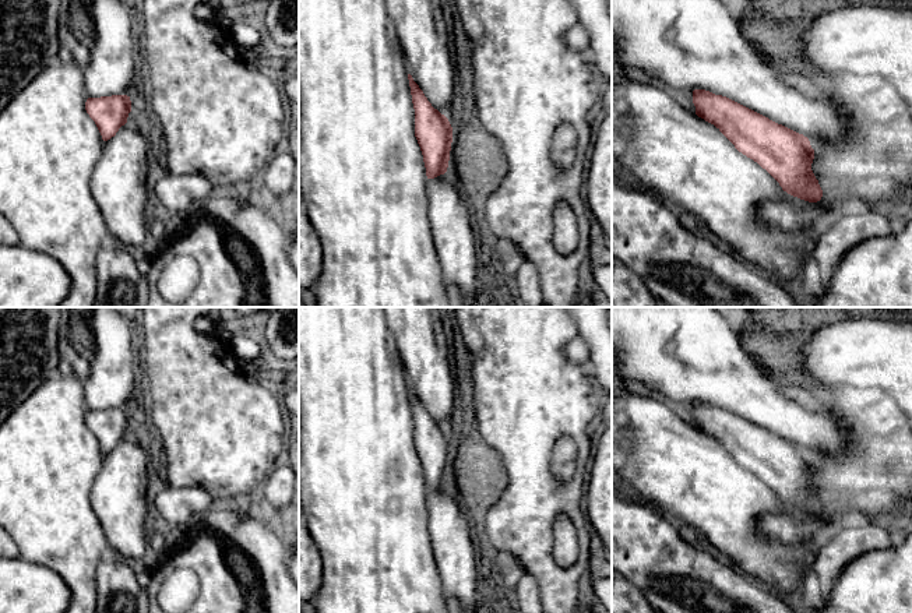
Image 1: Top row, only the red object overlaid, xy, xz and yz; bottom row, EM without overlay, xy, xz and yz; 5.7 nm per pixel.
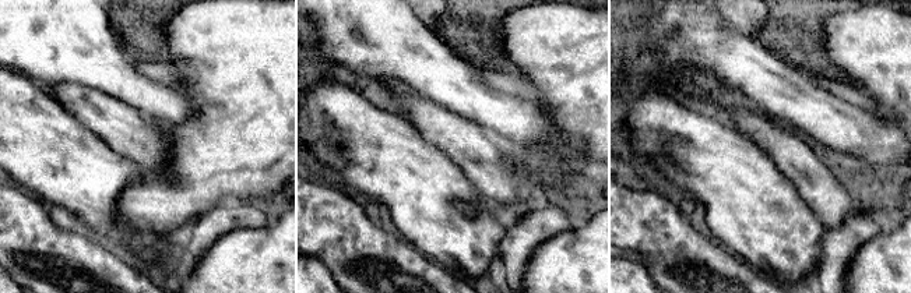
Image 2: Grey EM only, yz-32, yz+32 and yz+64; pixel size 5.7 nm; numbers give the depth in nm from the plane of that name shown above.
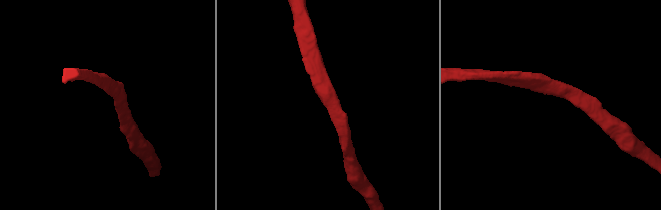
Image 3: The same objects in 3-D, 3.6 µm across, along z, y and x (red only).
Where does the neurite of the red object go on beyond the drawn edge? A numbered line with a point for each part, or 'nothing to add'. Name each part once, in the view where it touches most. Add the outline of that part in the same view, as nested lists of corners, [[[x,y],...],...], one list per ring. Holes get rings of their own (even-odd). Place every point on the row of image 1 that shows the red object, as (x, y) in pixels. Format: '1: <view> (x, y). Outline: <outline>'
1: yz (679, 157). Outline: [[[612,74],[612,158],[631,172],[642,189],[701,219],[716,243],[761,274],[784,286],[800,282],[820,229],[788,233],[763,223],[757,205],[764,200],[779,200],[784,194],[779,183],[739,152],[719,128],[684,109],[663,89]]]

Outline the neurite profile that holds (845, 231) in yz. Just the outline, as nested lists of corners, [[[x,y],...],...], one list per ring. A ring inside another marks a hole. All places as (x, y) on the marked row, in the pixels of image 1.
[[[884,208],[848,209],[830,219],[820,229],[813,249],[824,285],[828,286],[837,265],[852,247],[873,237],[888,236],[898,226],[894,215]]]

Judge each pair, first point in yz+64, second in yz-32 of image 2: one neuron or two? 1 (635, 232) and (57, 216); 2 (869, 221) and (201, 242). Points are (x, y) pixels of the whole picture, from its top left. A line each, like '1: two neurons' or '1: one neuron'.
1: two neurons
2: one neuron

